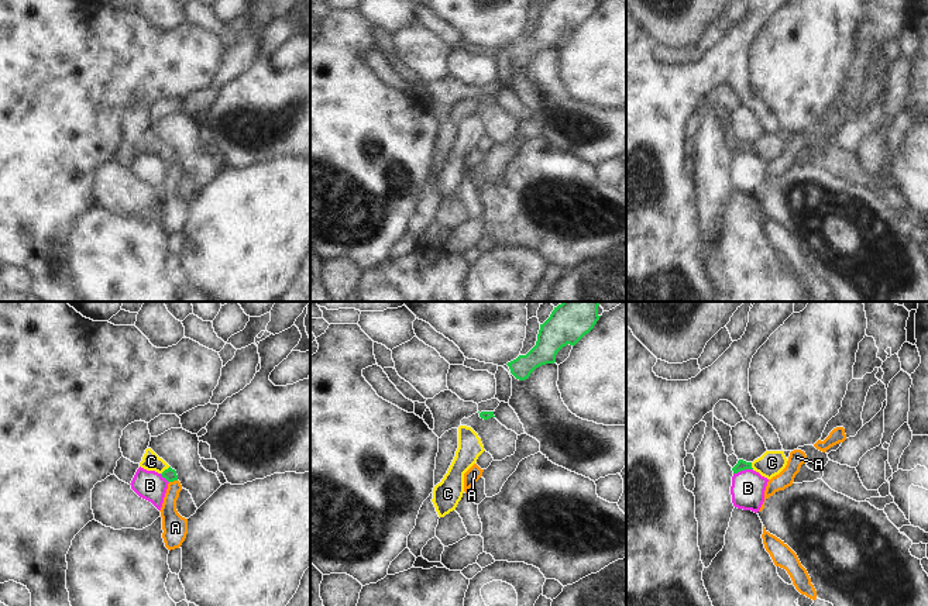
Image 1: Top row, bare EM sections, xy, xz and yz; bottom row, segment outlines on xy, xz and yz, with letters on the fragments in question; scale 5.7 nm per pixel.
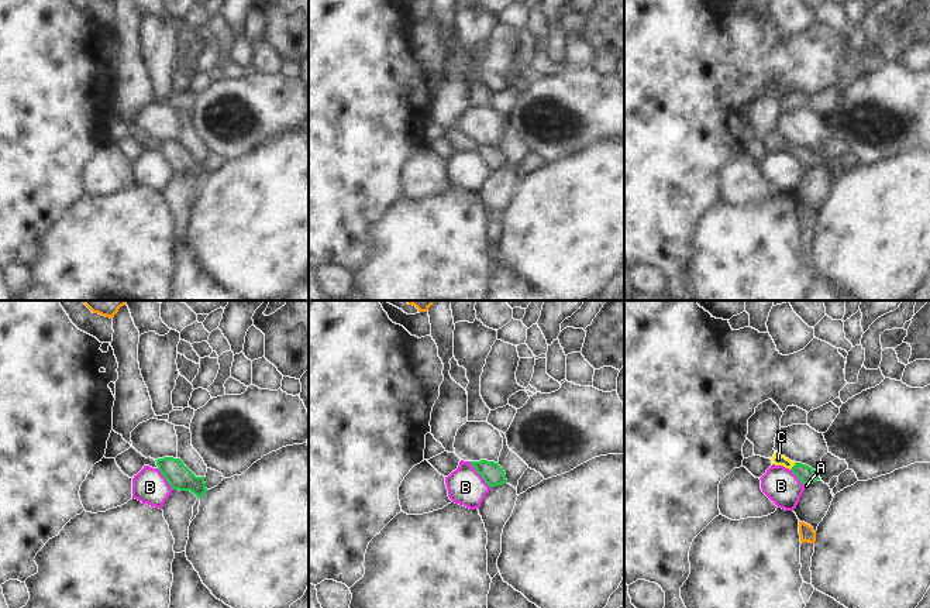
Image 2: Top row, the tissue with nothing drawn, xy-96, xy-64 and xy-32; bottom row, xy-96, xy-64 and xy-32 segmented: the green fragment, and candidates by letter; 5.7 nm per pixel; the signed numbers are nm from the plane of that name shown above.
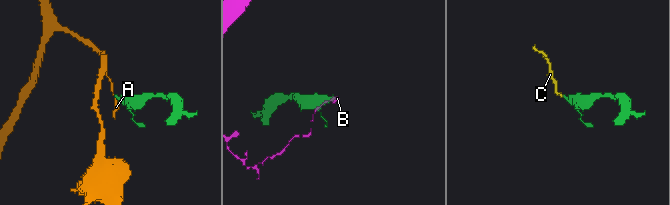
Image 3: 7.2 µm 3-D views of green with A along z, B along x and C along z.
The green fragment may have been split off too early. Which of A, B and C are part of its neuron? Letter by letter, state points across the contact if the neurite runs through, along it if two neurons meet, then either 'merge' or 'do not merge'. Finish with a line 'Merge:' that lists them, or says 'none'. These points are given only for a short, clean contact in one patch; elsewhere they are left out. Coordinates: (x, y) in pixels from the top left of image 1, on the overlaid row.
A: border along xy (176, 479), (169, 482); do not merge
B: border along yz (752, 468), (734, 474); do not merge
C: runs through xy (169, 474), (165, 470), (151, 461); merge
Merge: C

